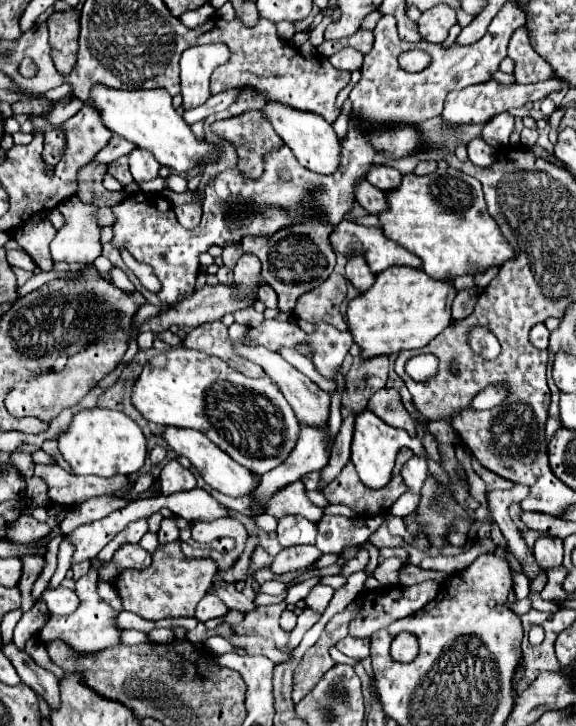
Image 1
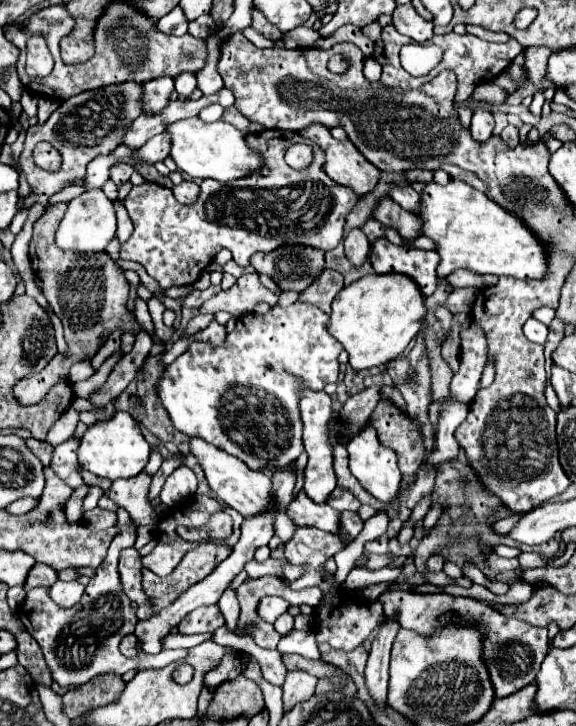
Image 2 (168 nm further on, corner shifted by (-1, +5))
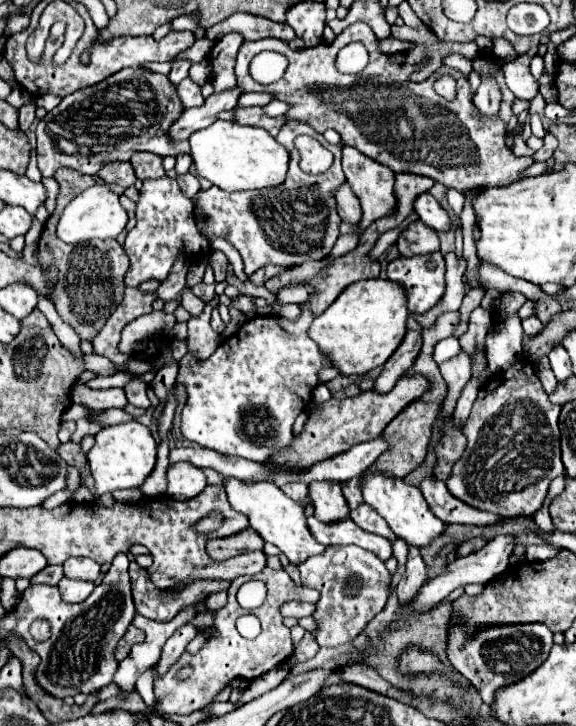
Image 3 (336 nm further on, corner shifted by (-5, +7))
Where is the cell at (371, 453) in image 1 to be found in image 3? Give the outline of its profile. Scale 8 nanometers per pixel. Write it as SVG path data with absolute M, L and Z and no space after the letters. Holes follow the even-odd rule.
M371 472L361 476L361 490L363 490L363 500L375 508L389 524L393 534L397 538L405 538L409 544L421 548L427 546L435 536L439 536L445 530L445 522L439 520L427 506L423 494L419 488L409 486L403 478L387 476L383 472Z

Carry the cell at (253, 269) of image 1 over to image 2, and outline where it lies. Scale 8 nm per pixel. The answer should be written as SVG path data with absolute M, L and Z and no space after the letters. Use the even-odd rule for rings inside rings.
M253 272L241 276L229 290L207 300L199 308L199 314L215 314L219 310L225 310L233 316L243 316L247 312L253 312L253 306L257 302L267 302L269 306L277 306L277 294L267 290L259 282L259 276Z

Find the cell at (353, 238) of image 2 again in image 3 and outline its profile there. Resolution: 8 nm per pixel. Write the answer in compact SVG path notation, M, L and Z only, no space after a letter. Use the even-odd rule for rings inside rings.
M343 184L339 188L339 192L335 192L335 198L337 198L337 212L339 212L341 220L351 224L353 228L357 228L361 222L361 206L359 206L359 200L353 196L351 188L347 188Z

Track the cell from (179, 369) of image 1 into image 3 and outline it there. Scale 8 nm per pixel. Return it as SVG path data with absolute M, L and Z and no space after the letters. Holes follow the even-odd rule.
M307 302L299 306L301 314L297 320L289 320L275 314L257 314L247 320L233 336L223 340L209 358L199 360L191 352L187 352L179 360L177 382L183 384L187 392L187 402L181 412L181 434L187 440L223 454L241 456L257 462L271 460L271 456L275 456L277 452L289 450L295 438L291 430L295 418L305 410L307 404L311 404L315 388L325 384L321 382L319 372L333 366L331 358L311 340L307 332L315 318L313 310Z

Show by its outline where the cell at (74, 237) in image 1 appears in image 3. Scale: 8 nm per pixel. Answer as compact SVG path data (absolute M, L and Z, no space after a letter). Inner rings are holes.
M91 186L85 192L77 194L67 208L61 214L61 220L57 224L57 236L63 242L77 244L77 242L89 242L89 240L109 240L117 238L127 224L127 212L119 204L119 196L109 190L107 186Z

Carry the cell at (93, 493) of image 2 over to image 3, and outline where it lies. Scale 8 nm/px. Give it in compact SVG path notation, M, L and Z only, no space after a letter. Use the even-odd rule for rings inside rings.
M137 420L107 426L95 434L95 444L89 450L87 460L91 466L91 476L95 480L95 490L99 496L121 488L139 488L155 466L157 442L153 440L149 428L139 424Z

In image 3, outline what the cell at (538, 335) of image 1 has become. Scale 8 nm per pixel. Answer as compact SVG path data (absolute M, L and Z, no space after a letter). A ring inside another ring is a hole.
M531 316L531 318L525 318L525 320L523 320L523 330L525 330L527 336L539 334L541 328L543 328L543 324L541 324L541 320L539 320L537 316Z

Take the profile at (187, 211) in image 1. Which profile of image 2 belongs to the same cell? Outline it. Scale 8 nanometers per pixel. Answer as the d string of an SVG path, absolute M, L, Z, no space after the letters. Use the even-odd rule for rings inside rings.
M183 180L179 186L173 186L173 194L181 204L193 204L199 196L199 186L193 180Z

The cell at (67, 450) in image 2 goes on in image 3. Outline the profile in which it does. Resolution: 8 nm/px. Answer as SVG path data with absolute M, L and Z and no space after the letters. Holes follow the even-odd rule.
M81 418L81 420L77 420L77 428L75 428L73 436L71 436L71 442L79 444L81 438L83 438L85 434L94 435L98 432L99 428L103 428L103 426L99 426L99 424L91 424L91 422L87 422L87 418Z

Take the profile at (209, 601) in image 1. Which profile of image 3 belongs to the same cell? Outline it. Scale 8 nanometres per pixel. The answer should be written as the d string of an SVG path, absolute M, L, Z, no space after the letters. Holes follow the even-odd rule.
M185 624L185 626L181 626L181 628L171 636L171 640L167 640L167 644L165 644L165 648L163 648L163 656L161 656L159 664L157 664L157 668L159 668L157 676L165 674L165 672L169 670L169 666L179 658L179 654L185 652L185 646L187 646L197 634L199 634L199 628L197 628L197 626Z

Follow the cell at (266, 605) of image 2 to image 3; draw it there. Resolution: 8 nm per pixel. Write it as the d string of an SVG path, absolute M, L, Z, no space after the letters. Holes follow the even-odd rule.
M285 602L281 606L281 616L311 616L315 610L315 604L303 604L303 602Z

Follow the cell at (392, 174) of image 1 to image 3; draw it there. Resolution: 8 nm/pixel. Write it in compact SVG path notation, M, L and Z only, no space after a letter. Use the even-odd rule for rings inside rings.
M429 192L417 196L413 208L415 208L417 216L419 216L427 226L431 226L431 228L437 230L437 232L439 232L439 230L447 230L447 228L451 226L451 220L449 220L447 212L439 206L439 202L437 202Z

